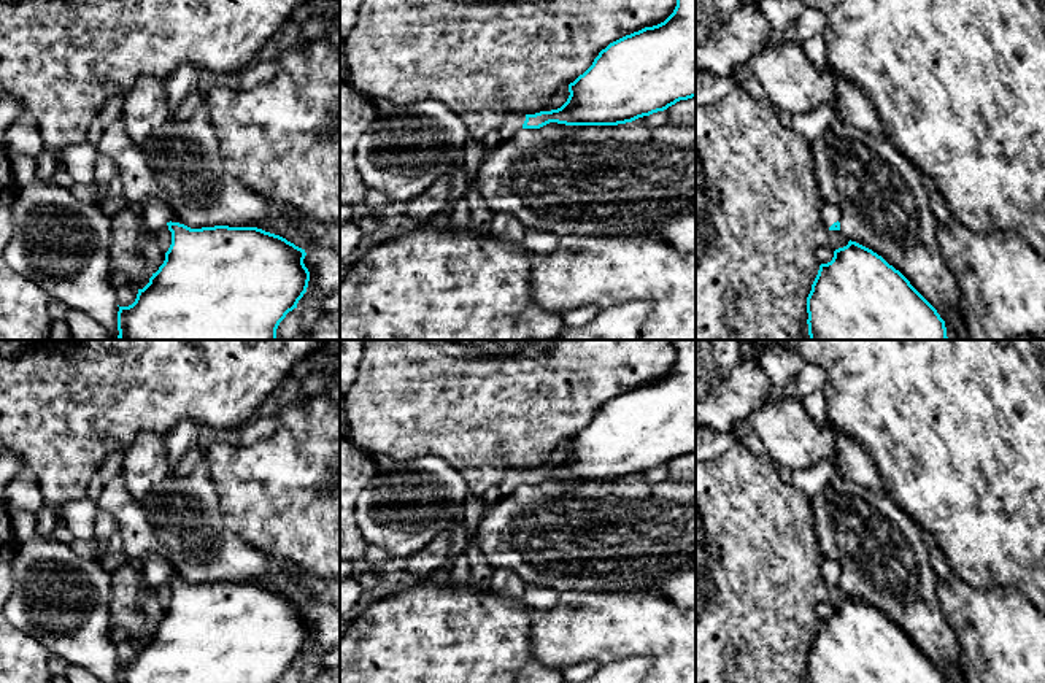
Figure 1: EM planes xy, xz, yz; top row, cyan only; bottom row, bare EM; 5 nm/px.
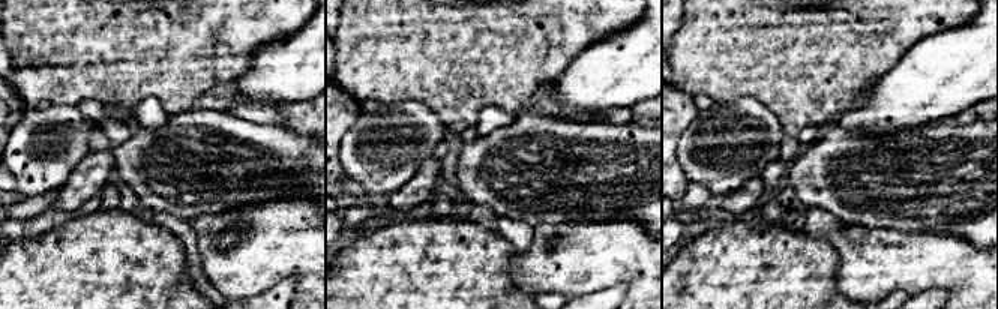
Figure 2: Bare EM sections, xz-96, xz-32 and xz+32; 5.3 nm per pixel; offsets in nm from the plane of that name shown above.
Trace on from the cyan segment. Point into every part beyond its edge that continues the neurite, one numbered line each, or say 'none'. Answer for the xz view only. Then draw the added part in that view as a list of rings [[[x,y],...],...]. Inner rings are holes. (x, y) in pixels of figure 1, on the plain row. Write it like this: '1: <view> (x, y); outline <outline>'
1: xz (515, 477); outline [[[522,469],[510,470],[507,478],[502,483],[503,492],[510,492],[515,488],[518,488],[519,484],[522,484],[524,477],[526,477],[526,470],[522,470]]]

